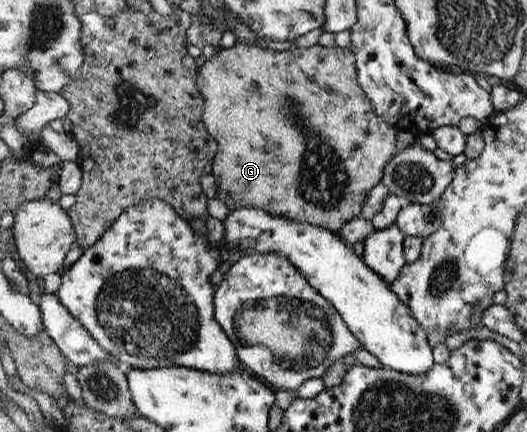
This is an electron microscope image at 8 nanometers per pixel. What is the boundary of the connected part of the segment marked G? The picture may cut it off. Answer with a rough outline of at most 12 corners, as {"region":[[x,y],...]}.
{"region":[[348,47],[199,69],[227,212],[335,233],[396,153]]}

